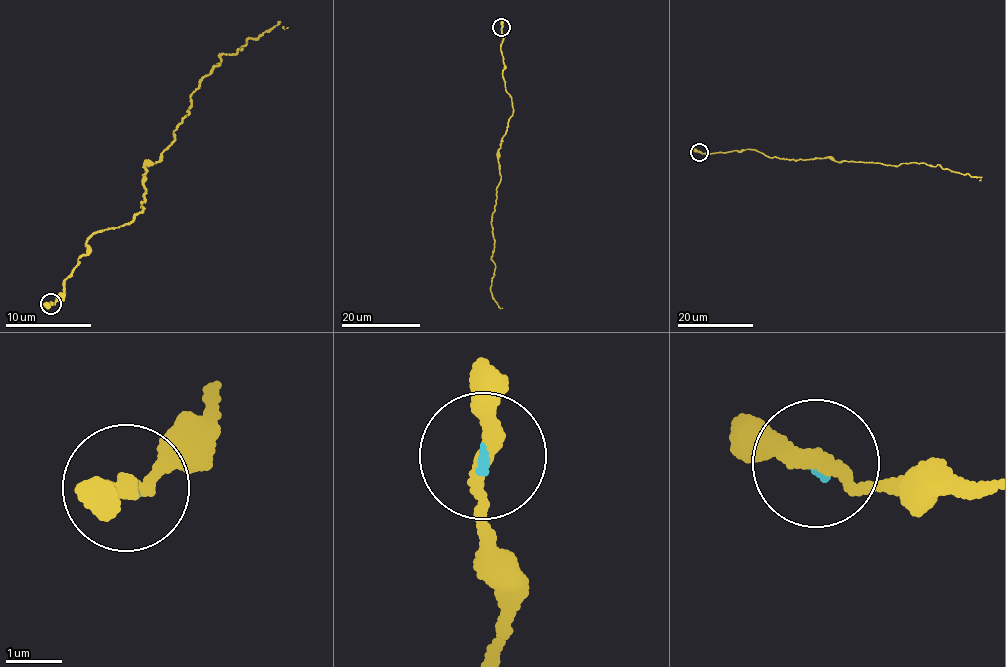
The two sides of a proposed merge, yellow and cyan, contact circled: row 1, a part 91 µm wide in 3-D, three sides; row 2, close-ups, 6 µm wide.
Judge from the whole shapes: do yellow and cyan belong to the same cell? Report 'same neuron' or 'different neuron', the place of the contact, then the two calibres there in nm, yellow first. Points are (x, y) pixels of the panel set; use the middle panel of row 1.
same neuron; place (501, 27); calibres 260 and 70 nm

